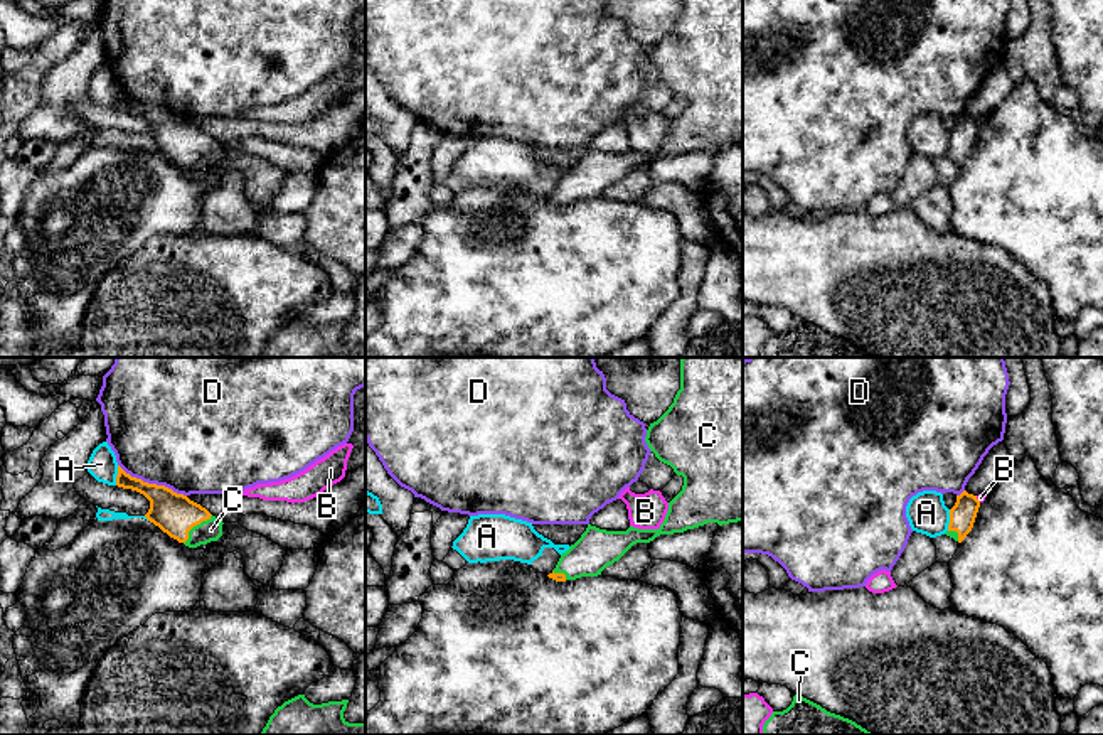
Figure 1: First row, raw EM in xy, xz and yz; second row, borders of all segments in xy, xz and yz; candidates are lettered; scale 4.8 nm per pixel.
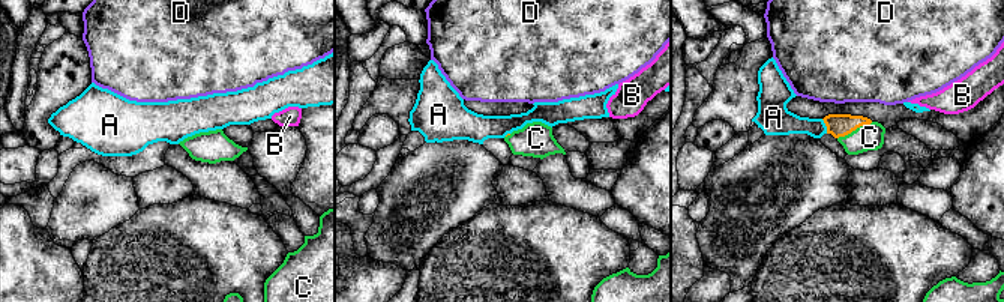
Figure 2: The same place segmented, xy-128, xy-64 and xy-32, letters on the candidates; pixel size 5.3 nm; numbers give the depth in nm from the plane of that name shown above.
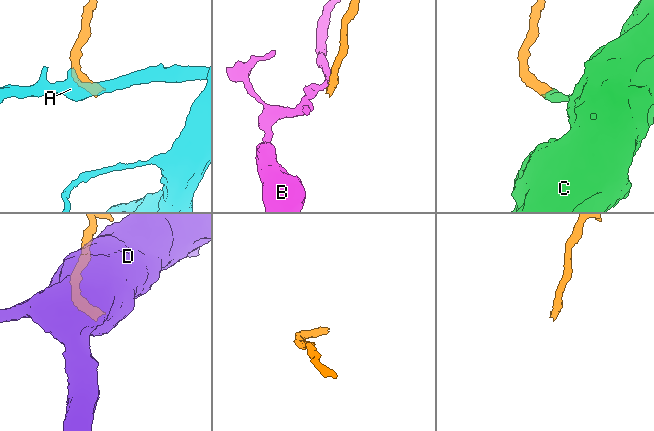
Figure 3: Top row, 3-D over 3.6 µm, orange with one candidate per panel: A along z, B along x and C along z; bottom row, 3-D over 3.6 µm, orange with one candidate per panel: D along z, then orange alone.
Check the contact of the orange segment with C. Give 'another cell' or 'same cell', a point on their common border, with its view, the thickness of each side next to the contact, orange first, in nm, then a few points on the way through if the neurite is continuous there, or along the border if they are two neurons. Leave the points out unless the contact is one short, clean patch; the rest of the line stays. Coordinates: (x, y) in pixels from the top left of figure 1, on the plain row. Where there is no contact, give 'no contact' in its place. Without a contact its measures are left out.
same cell; contact xy (194, 147); calibres 200 and 110 nm; way xy (175, 137), (194, 147), (211, 152)

